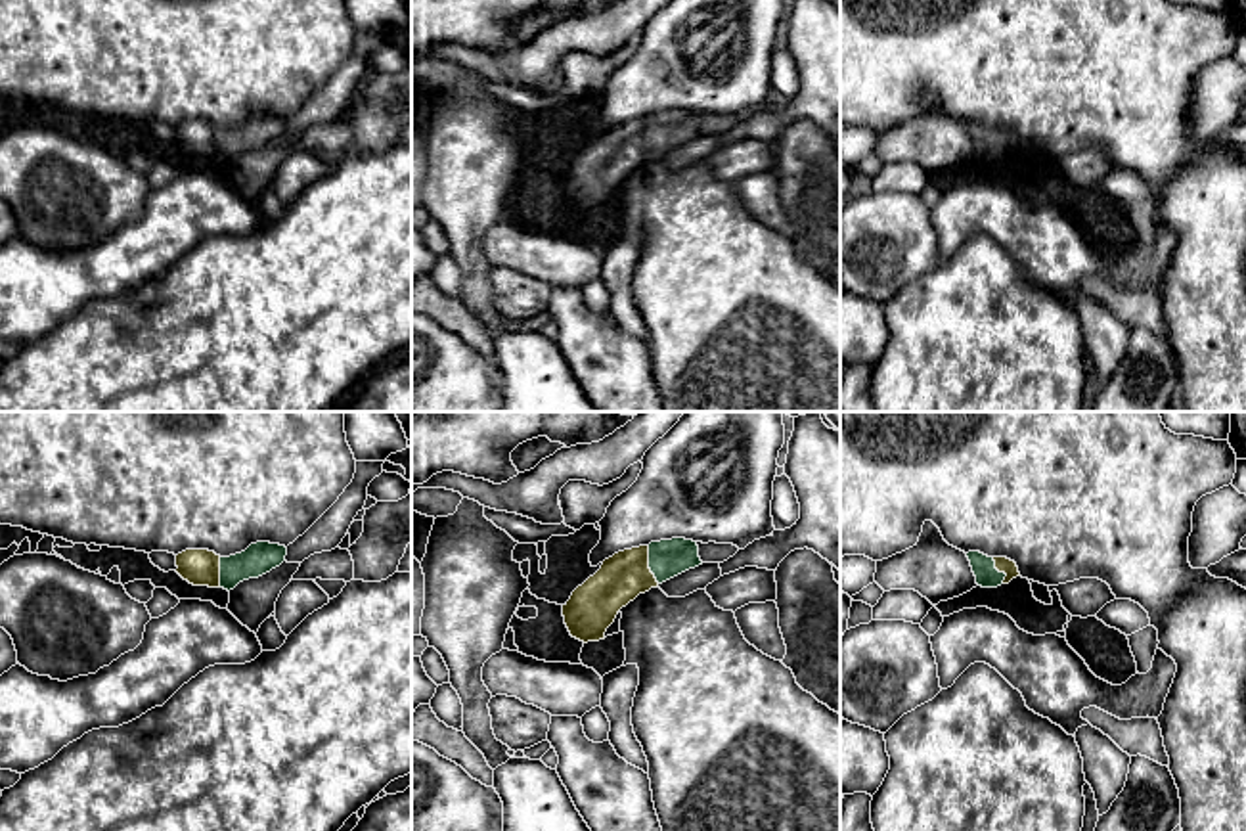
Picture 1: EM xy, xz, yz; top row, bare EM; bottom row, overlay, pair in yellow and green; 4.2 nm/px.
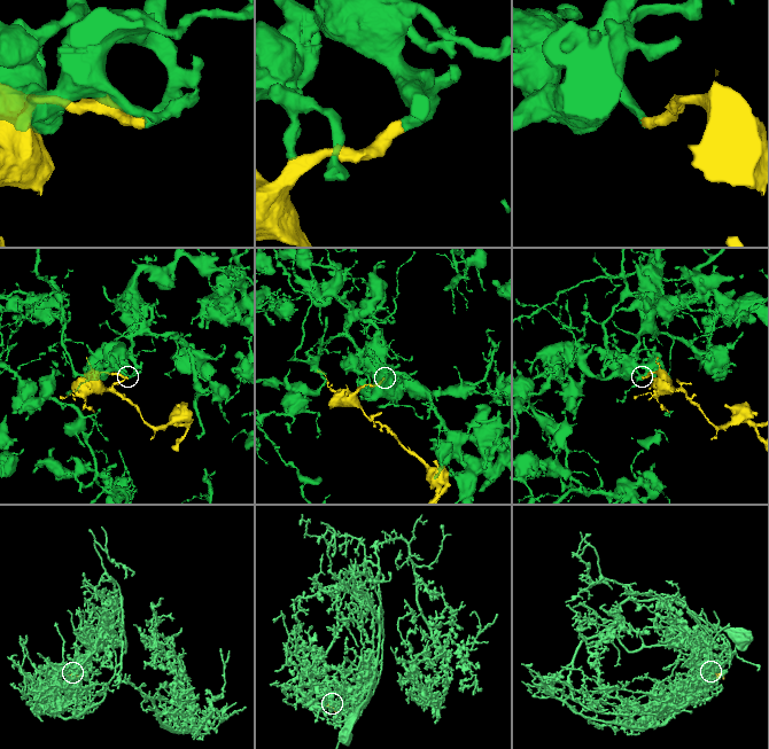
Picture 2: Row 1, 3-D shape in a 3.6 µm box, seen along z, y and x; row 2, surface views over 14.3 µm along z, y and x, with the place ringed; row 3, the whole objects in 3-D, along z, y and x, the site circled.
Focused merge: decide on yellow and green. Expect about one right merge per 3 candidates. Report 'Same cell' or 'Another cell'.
Same cell

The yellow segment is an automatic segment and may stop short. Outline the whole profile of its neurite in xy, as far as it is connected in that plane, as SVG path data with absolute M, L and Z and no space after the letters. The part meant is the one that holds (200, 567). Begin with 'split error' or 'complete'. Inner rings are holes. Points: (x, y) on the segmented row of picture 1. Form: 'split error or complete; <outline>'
split error; M270 542L251 544L245 551L220 557L209 550L186 550L176 555L176 573L193 586L234 590L285 561L287 548Z

